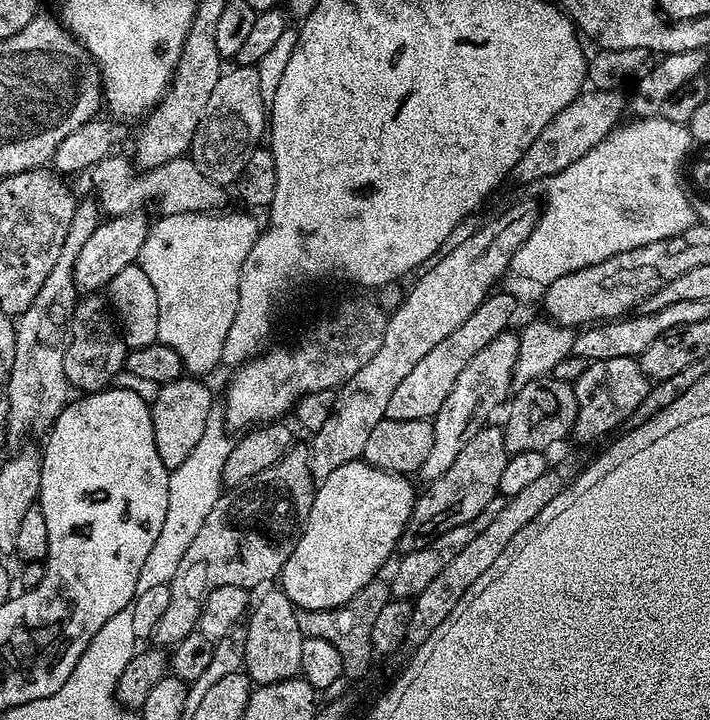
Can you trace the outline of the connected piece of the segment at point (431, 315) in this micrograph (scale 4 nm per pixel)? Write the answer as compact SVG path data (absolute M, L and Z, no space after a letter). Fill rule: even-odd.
M516 204L506 209L497 220L482 225L461 244L453 243L431 267L424 270L429 272L421 271L415 277L416 285L407 289L401 303L387 317L388 325L382 346L378 346L378 354L374 354L374 358L370 358L354 378L340 385L329 417L321 429L311 433L308 461L313 481L330 478L338 466L346 466L346 462L363 457L374 426L386 419L386 405L390 403L394 389L429 350L434 350L442 338L458 330L458 326L462 326L462 322L482 306L484 299L499 285L496 283L503 278L504 271L507 273L511 269L514 254L524 245L526 238L530 238L540 213L541 209L532 204Z

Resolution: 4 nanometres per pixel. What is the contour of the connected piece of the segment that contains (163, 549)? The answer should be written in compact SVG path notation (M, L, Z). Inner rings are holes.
M213 405L210 414L207 415L206 428L202 432L201 441L194 446L190 455L182 465L169 471L167 484L167 508L166 519L162 522L161 533L138 574L135 594L143 594L151 591L153 587L168 585L176 576L178 564L182 556L189 549L194 535L198 534L199 527L205 522L207 514L216 505L217 498L222 494L223 480L221 478L222 467L229 458L233 446L230 432L224 423L224 410L221 405Z

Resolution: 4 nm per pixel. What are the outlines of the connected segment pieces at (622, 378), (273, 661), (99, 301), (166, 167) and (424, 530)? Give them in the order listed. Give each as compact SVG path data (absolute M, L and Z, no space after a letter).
M606 358L593 360L588 369L575 382L578 414L572 427L572 436L580 444L592 444L603 436L611 437L616 427L627 425L630 414L642 406L650 387L648 375L642 370L639 359Z
M282 590L268 592L260 601L251 605L246 617L248 629L242 632L244 637L244 667L243 671L248 673L249 680L253 685L274 684L283 680L295 680L300 673L302 660L302 642L304 636L298 627L296 616L296 605L290 602L290 598Z
M84 294L76 301L68 329L66 378L69 389L77 393L102 392L122 372L126 349L124 338L103 295Z
M113 154L94 165L90 170L91 176L92 184L96 187L95 199L99 203L101 213L108 218L141 211L145 207L143 204L148 204L151 200L157 200L160 203L159 211L165 216L179 212L215 212L225 207L225 189L221 185L215 184L210 178L206 178L206 175L198 170L198 166L187 155L182 155L177 160L171 160L157 168L137 170L131 159L123 160L119 154Z
M486 426L462 446L462 454L442 474L442 478L427 481L425 492L421 491L412 507L410 518L404 527L404 534L398 545L401 553L413 552L429 544L434 538L446 534L446 530L454 530L454 526L462 526L462 522L470 522L490 506L495 496L500 495L502 474L506 471L509 458L503 427Z

